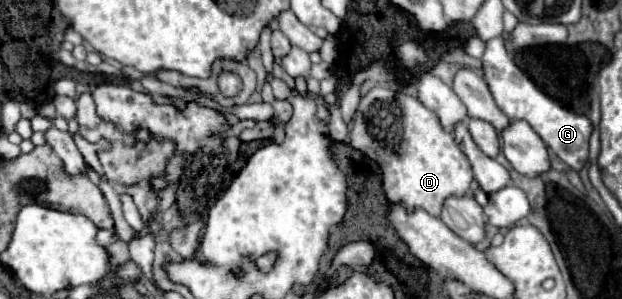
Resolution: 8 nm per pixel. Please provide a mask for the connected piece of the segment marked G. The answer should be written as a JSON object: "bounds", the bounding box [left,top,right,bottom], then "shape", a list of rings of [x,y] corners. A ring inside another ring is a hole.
{"bounds":[482,37,592,171],"shape":[[[502,37],[490,39],[486,43],[486,51],[482,57],[484,63],[484,79],[496,99],[496,105],[510,117],[510,119],[524,119],[540,137],[542,141],[574,171],[580,171],[588,161],[588,141],[592,135],[592,121],[586,115],[574,113],[556,101],[552,101],[544,91],[521,70],[510,53],[504,47]]]}

